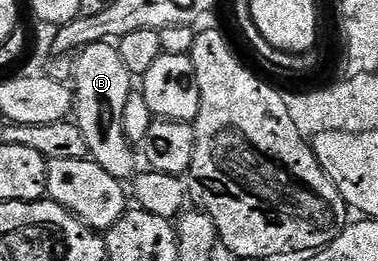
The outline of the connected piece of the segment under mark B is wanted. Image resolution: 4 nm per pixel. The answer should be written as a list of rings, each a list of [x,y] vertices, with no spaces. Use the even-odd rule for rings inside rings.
[[[116,44],[86,45],[84,49],[80,50],[75,57],[71,88],[75,94],[72,116],[77,122],[79,131],[83,131],[83,139],[87,139],[87,147],[92,160],[96,161],[99,167],[112,176],[117,177],[122,183],[128,182],[139,169],[137,157],[133,154],[134,142],[127,139],[123,127],[123,111],[126,110],[129,93],[134,92],[135,78],[132,73],[127,71],[127,66],[124,65]]]

